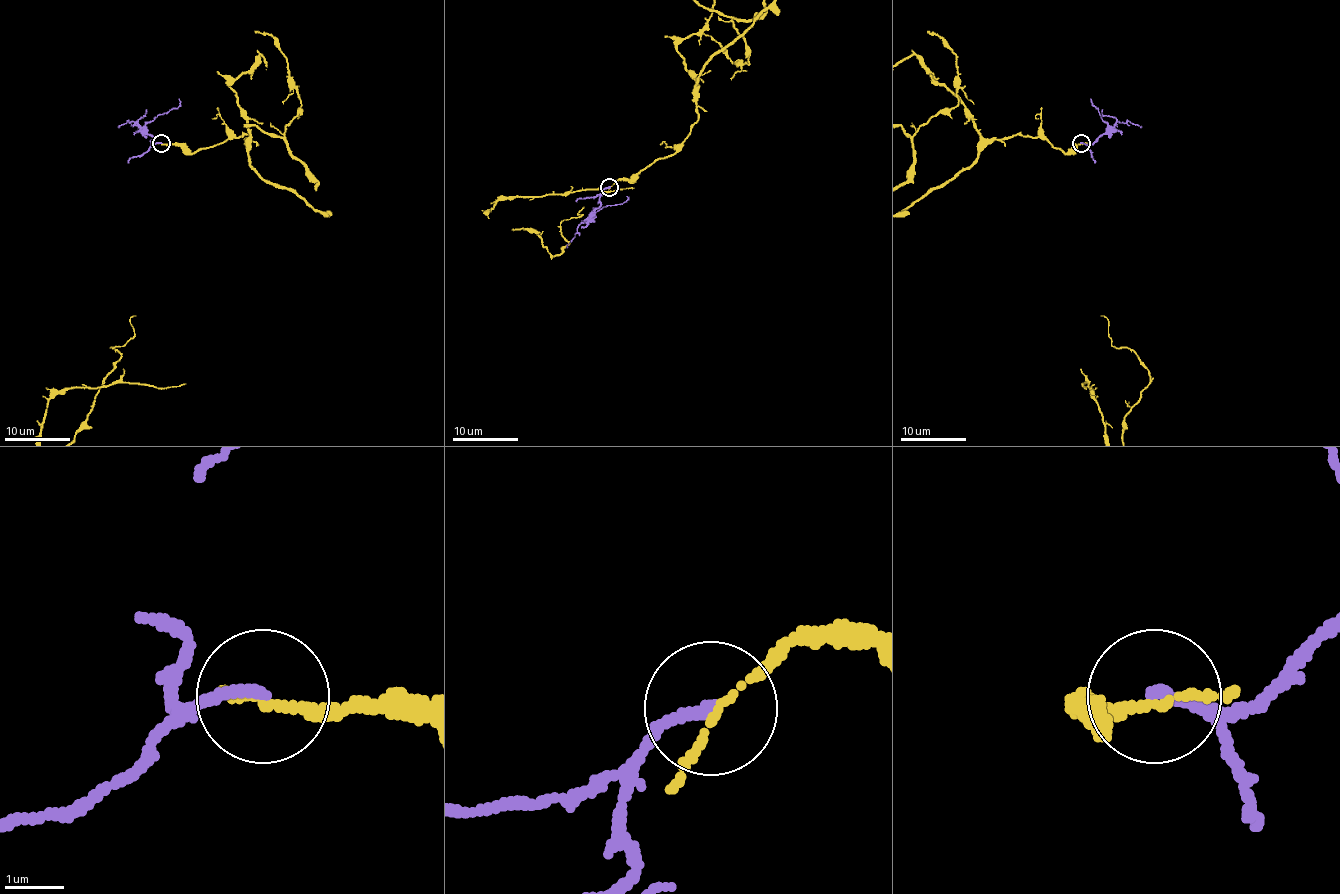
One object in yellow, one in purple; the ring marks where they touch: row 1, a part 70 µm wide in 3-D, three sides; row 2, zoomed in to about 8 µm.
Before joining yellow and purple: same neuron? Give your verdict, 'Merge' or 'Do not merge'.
Do not merge

